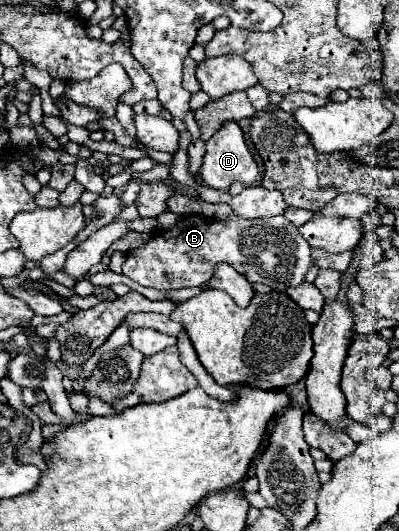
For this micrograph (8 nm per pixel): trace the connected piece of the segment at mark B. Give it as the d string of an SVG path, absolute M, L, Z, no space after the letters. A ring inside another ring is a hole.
M199 214L179 216L174 227L153 236L145 246L127 252L123 274L141 286L157 290L201 286L211 280L213 264L227 262L249 282L267 284L273 290L287 290L305 280L313 264L311 246L285 218L215 218Z

